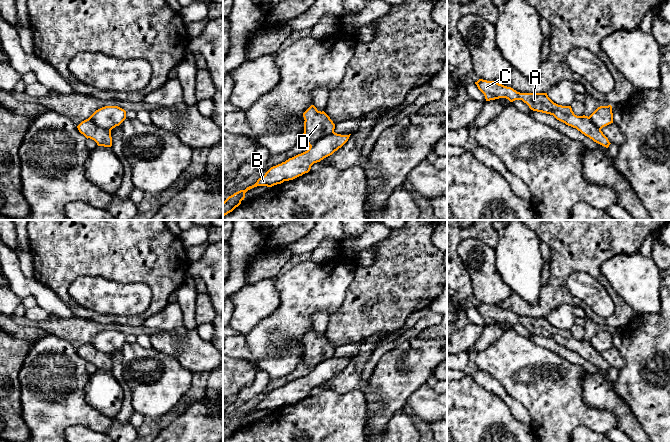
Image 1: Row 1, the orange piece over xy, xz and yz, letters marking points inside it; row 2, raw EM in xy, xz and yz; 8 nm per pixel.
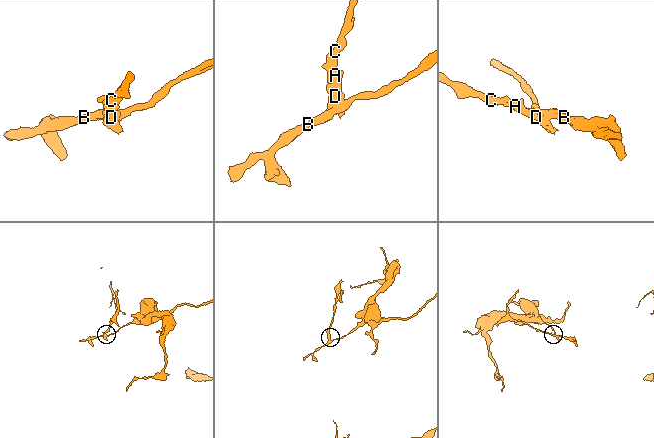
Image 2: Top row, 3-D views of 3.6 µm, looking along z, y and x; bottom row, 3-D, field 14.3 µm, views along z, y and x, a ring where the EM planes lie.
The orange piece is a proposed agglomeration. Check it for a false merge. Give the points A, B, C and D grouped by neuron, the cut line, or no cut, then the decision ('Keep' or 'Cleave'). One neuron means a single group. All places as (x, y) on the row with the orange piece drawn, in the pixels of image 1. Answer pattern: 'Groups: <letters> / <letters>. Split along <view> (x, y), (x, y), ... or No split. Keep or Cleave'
Groups: A C D / B. Split along xz (334, 132), (321, 137), (310, 147). Cleave

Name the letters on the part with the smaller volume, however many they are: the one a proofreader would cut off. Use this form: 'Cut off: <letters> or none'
Cut off: A, C, D

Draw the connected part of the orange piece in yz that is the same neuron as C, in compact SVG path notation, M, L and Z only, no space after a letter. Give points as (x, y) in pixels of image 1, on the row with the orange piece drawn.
M479 79L475 82L478 89L484 94L486 101L506 98L510 102L522 100L533 111L553 115L557 120L576 128L594 142L608 148L611 144L588 116L577 116L571 106L562 106L554 103L547 93L520 93L511 87L504 86L496 81Z

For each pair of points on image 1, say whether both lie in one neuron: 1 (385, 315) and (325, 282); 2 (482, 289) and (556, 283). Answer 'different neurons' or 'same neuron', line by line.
1: different neurons
2: different neurons

